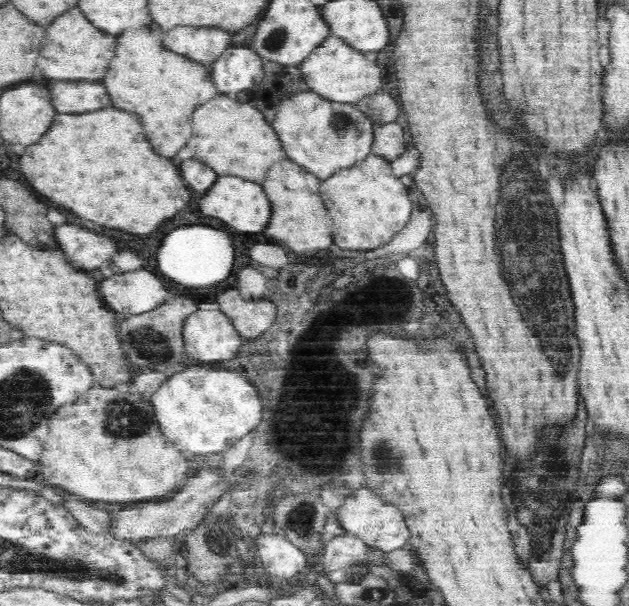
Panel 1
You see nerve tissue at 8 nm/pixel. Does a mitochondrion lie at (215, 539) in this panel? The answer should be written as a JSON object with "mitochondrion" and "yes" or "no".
{"mitochondrion":"yes"}

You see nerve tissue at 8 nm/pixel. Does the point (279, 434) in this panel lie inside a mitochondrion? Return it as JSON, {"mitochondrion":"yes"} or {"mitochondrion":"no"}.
{"mitochondrion":"yes"}

